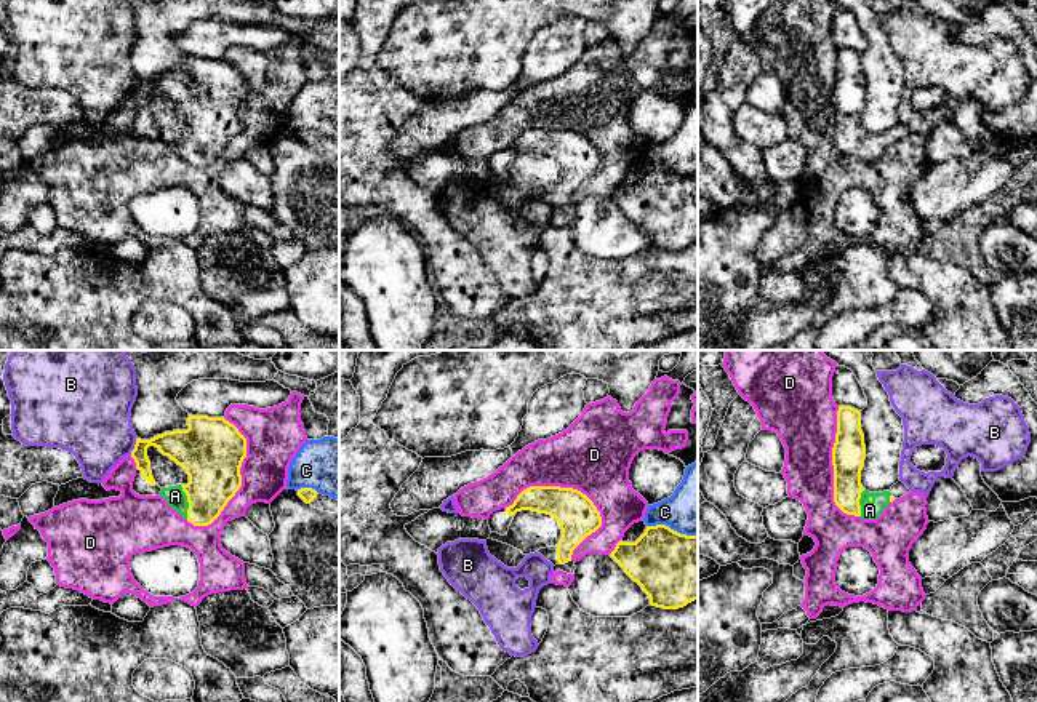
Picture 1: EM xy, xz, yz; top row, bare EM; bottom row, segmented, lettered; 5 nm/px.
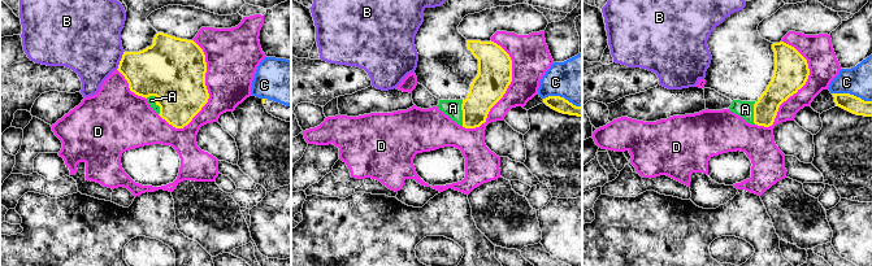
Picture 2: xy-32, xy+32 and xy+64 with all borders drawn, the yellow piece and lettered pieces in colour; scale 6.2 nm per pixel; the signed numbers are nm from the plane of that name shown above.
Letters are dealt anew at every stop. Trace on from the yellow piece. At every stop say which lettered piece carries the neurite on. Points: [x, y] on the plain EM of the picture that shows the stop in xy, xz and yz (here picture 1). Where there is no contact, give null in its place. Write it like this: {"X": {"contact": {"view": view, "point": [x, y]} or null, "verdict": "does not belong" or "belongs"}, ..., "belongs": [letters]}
{"A": {"contact": {"view": "xy", "point": [188, 143]}, "verdict": "belongs"}, "B": {"contact": {"view": "xy", "point": [135, 87]}, "verdict": "does not belong"}, "C": {"contact": {"view": "xz", "point": [672, 171]}, "verdict": "does not belong"}, "D": {"contact": {"view": "xz", "point": [559, 128]}, "verdict": "does not belong"}, "belongs": ["A"]}

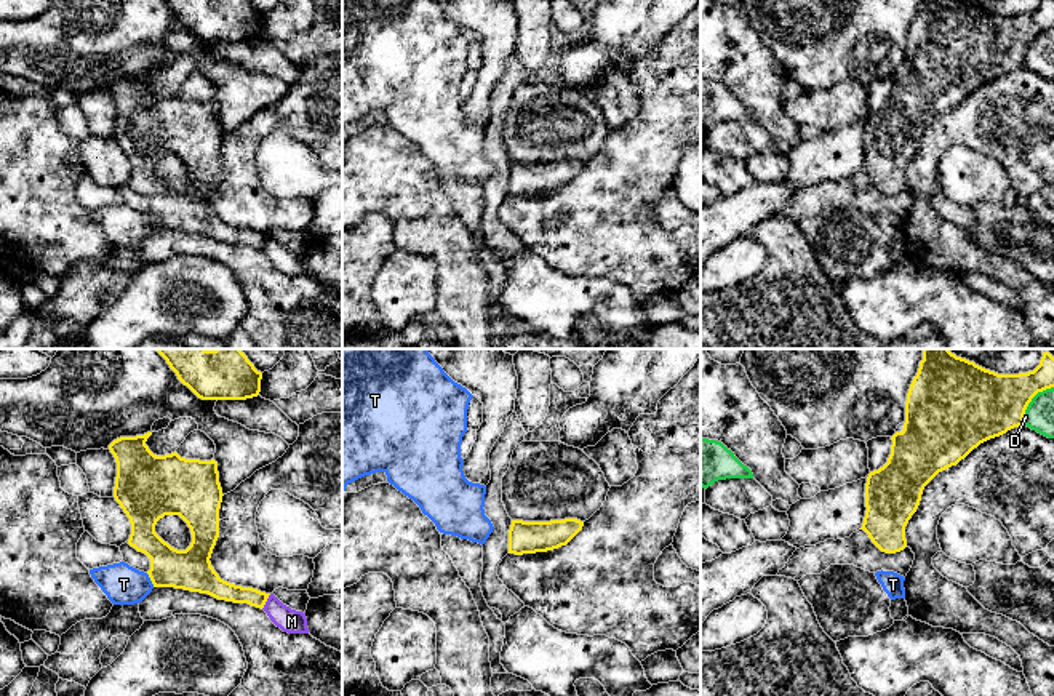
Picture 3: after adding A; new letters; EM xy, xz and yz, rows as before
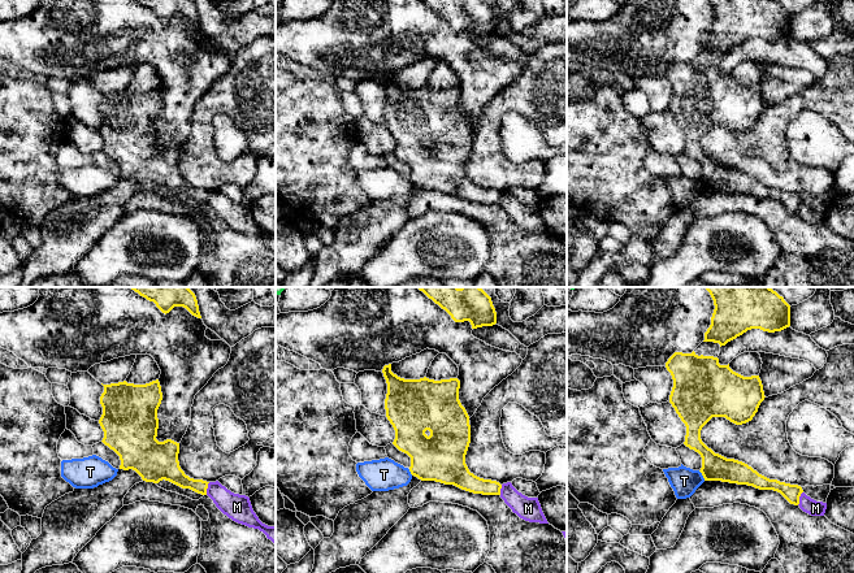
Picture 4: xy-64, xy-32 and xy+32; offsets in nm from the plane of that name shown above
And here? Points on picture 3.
{"D": {"contact": {"view": "yz", "point": [1030, 42]}, "verdict": "does not belong"}, "M": {"contact": {"view": "xy", "point": [266, 242]}, "verdict": "does not belong"}, "T": {"contact": {"view": "xy", "point": [151, 221]}, "verdict": "does not belong"}, "belongs": []}

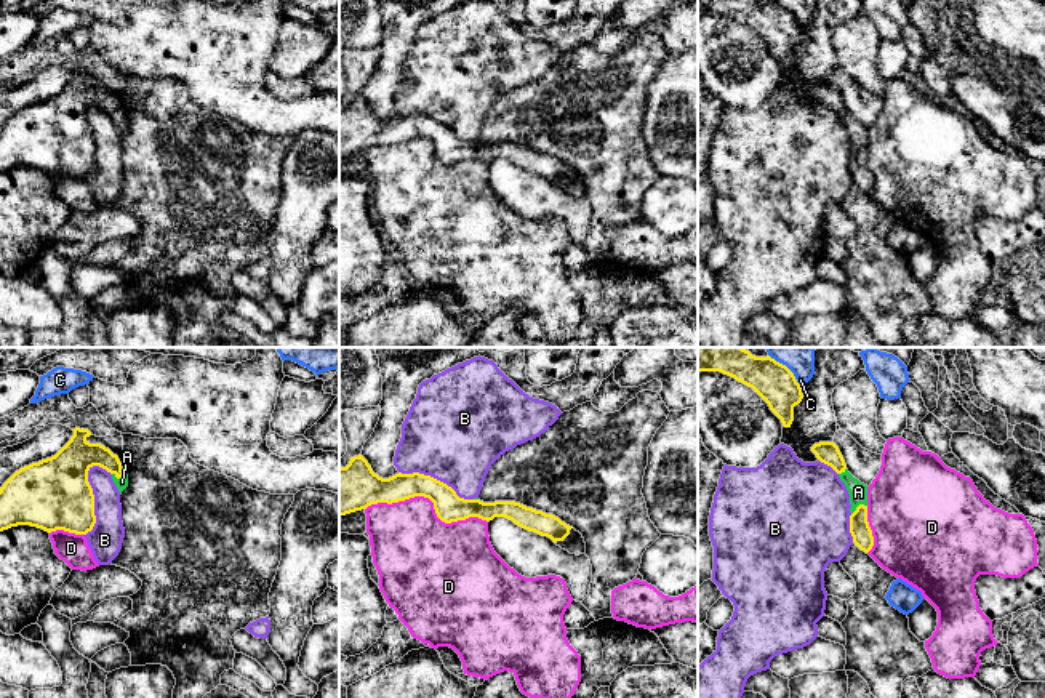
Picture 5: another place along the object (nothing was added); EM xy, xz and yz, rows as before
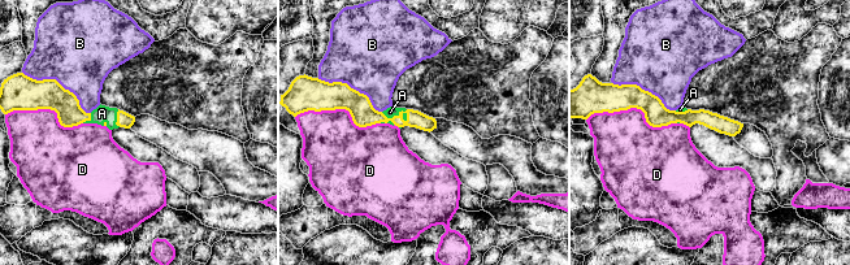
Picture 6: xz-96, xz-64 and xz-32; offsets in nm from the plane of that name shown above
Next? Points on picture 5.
{"A": {"contact": {"view": "xy", "point": [117, 119]}, "verdict": "belongs"}, "B": {"contact": {"view": "xy", "point": [93, 141]}, "verdict": "does not belong"}, "C": {"contact": {"view": "yz", "point": [789, 12]}, "verdict": "does not belong"}, "D": {"contact": {"view": "xz", "point": [431, 141]}, "verdict": "does not belong"}, "belongs": ["A"]}

